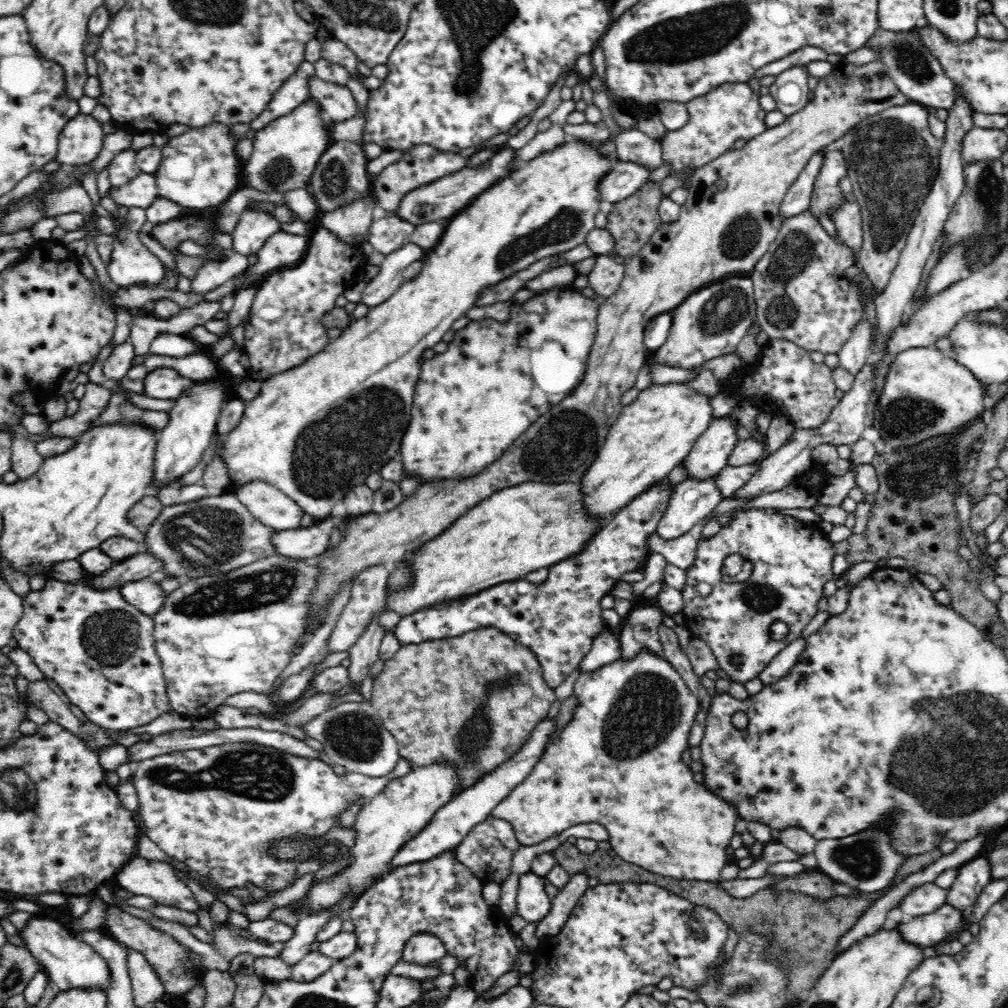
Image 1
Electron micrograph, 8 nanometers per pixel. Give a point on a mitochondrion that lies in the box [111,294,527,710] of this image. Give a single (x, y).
(329, 453)

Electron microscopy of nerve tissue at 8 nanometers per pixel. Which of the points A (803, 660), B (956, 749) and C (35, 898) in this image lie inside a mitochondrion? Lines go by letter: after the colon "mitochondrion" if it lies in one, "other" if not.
A: other
B: mitochondrion
C: other

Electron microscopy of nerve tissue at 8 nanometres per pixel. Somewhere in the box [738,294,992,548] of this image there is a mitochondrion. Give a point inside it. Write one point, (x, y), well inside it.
(908, 418)

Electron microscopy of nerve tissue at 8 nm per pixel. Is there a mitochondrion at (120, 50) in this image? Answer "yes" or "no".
no

